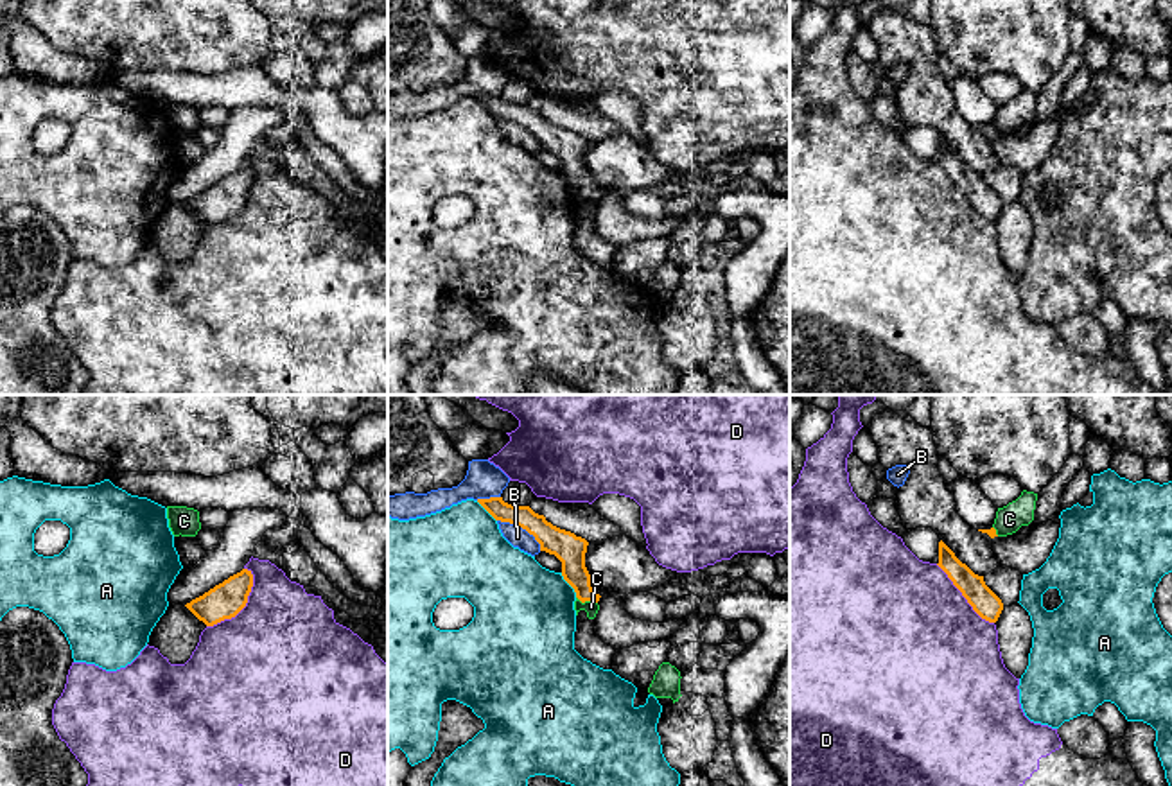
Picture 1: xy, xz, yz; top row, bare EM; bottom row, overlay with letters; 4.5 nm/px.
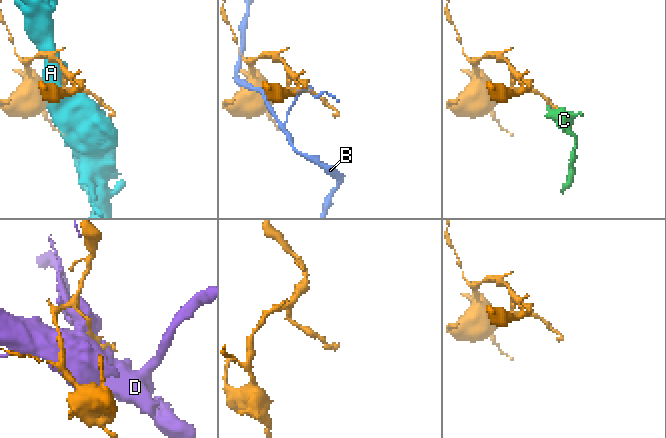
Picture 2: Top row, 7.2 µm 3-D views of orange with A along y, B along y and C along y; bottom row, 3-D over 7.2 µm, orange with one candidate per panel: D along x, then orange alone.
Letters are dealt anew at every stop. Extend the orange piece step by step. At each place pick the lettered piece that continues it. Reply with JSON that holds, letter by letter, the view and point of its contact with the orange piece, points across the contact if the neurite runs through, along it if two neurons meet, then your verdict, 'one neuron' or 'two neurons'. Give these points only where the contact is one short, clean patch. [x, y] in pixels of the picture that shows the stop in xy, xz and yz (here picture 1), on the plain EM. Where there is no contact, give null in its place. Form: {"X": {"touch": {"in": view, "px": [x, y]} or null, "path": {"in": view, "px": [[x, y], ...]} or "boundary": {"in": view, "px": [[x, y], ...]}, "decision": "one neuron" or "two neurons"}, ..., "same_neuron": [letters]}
{"A": {"touch": {"in": "xz", "px": [569, 182]}, "decision": "two neurons"}, "B": {"touch": {"in": "xz", "px": [523, 126]}, "decision": "two neurons"}, "C": {"touch": {"in": "xz", "px": [587, 198]}, "boundary": {"in": "xz", "px": [[577, 194], [582, 200], [596, 201]]}, "decision": "two neurons"}, "D": {"touch": {"in": "xy", "px": [243, 205]}, "decision": "two neurons"}, "same_neuron": []}

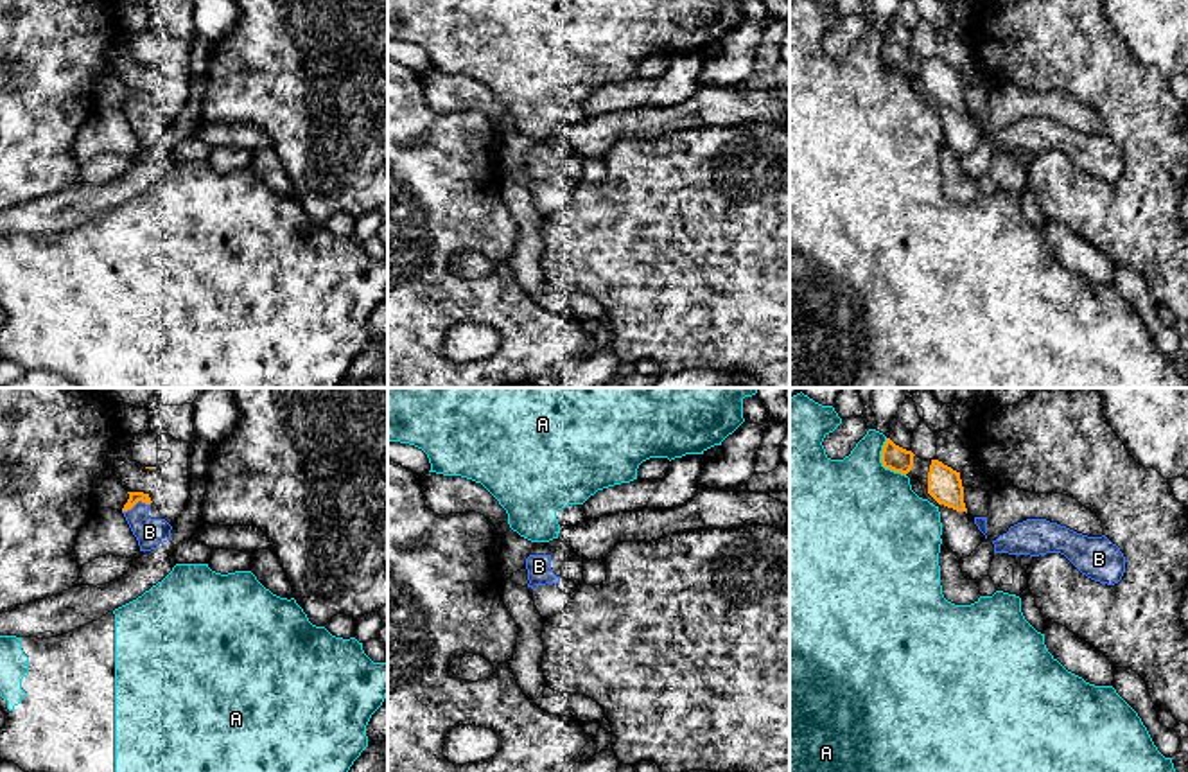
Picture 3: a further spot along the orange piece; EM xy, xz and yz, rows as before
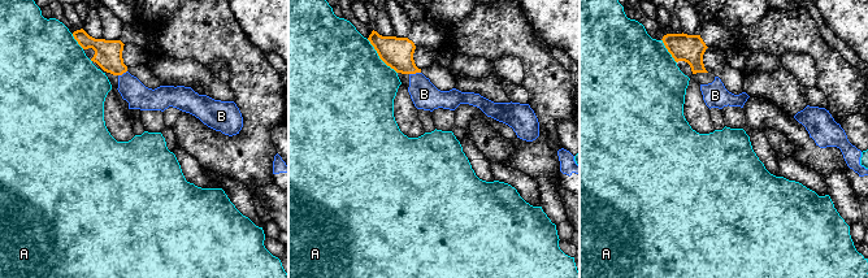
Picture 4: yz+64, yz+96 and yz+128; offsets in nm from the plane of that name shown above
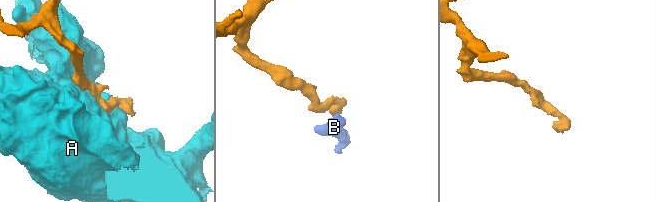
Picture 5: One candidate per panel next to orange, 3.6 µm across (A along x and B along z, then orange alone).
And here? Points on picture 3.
{"A": {"touch": {"in": "yz", "px": [882, 60]}, "decision": "two neurons"}, "B": {"touch": {"in": "xy", "px": [135, 101]}, "decision": "one neuron"}, "same_neuron": ["B"]}

